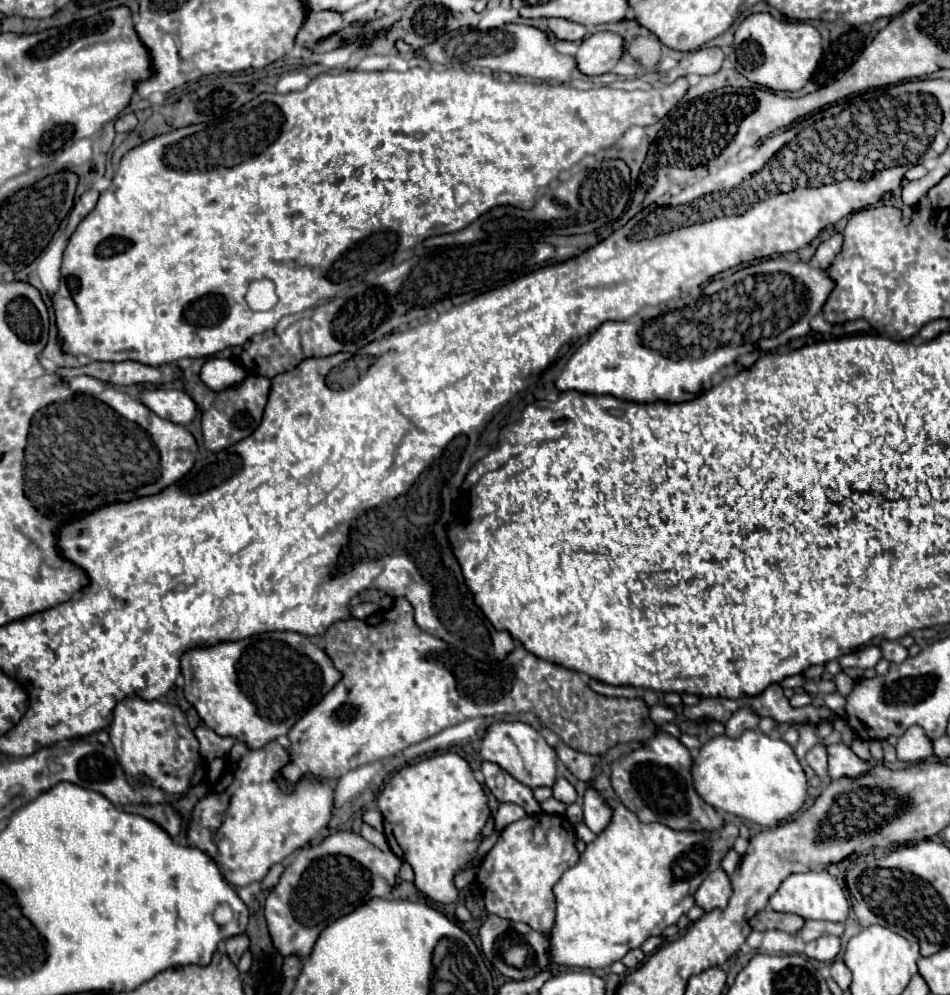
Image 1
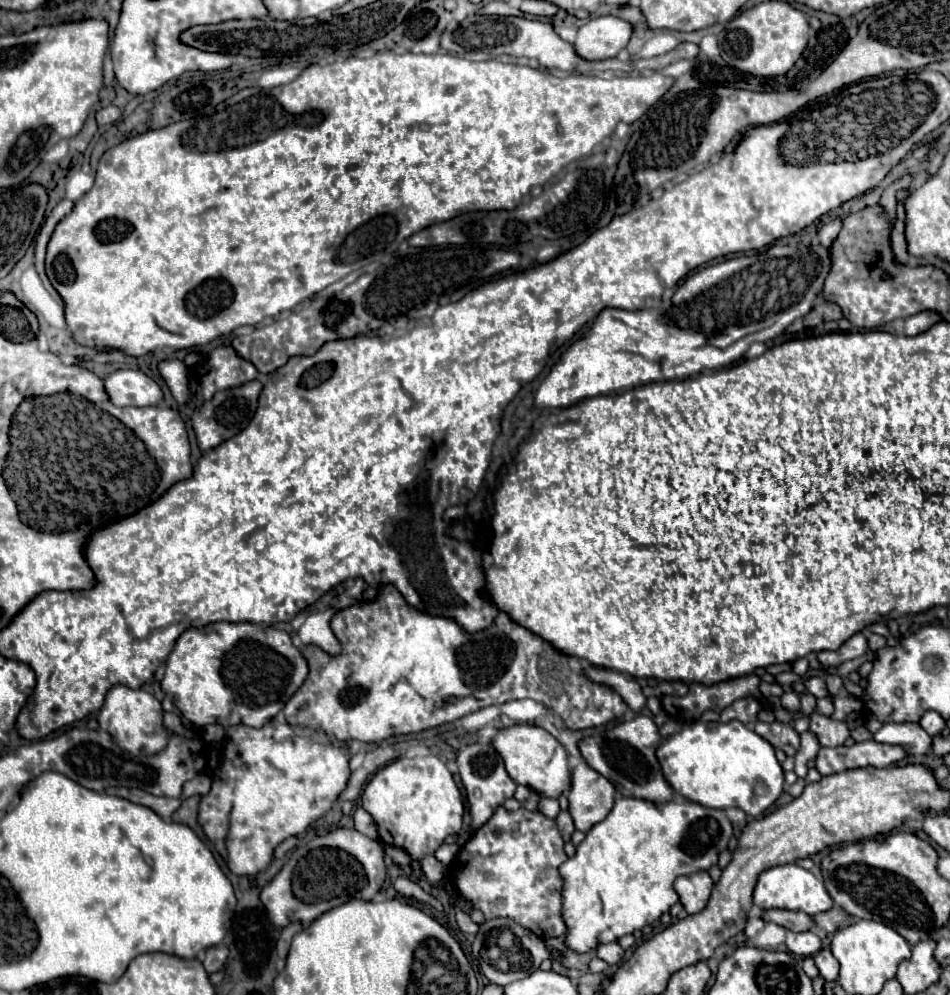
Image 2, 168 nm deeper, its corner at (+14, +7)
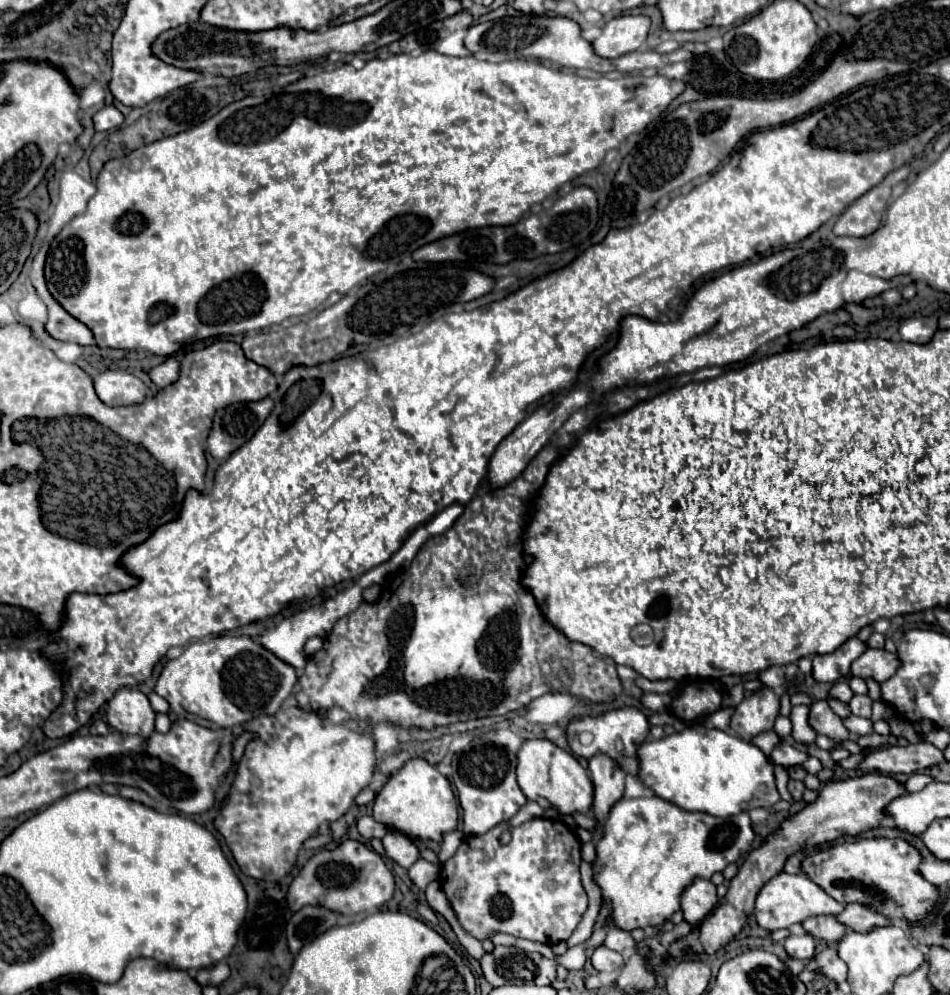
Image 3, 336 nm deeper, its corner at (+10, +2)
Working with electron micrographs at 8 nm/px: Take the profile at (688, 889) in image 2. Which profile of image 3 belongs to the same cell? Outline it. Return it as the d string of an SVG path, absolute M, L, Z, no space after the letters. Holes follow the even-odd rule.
M695 878L695 882L681 894L683 918L695 926L717 906L717 902L715 884L705 878Z

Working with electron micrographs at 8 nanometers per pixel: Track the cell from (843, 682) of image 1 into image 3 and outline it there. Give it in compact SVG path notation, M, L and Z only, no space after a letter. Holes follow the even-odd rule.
M835 682L829 690L829 698L837 698L841 702L849 702L853 698L853 690L849 688L847 682Z

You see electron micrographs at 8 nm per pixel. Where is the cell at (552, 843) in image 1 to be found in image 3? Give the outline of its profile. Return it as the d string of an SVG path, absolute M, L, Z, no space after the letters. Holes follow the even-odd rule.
M531 818L517 828L511 828L511 840L499 848L501 824L483 836L467 836L457 848L455 856L441 864L439 884L453 908L461 928L477 938L487 940L495 932L513 934L541 944L557 944L567 940L587 910L587 894L581 884L581 840L559 820Z

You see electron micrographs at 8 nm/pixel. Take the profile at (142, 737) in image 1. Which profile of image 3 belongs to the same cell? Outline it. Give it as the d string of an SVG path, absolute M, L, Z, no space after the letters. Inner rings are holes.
M121 688L107 702L109 726L123 734L139 734L147 738L155 730L155 712L149 698L137 688Z

